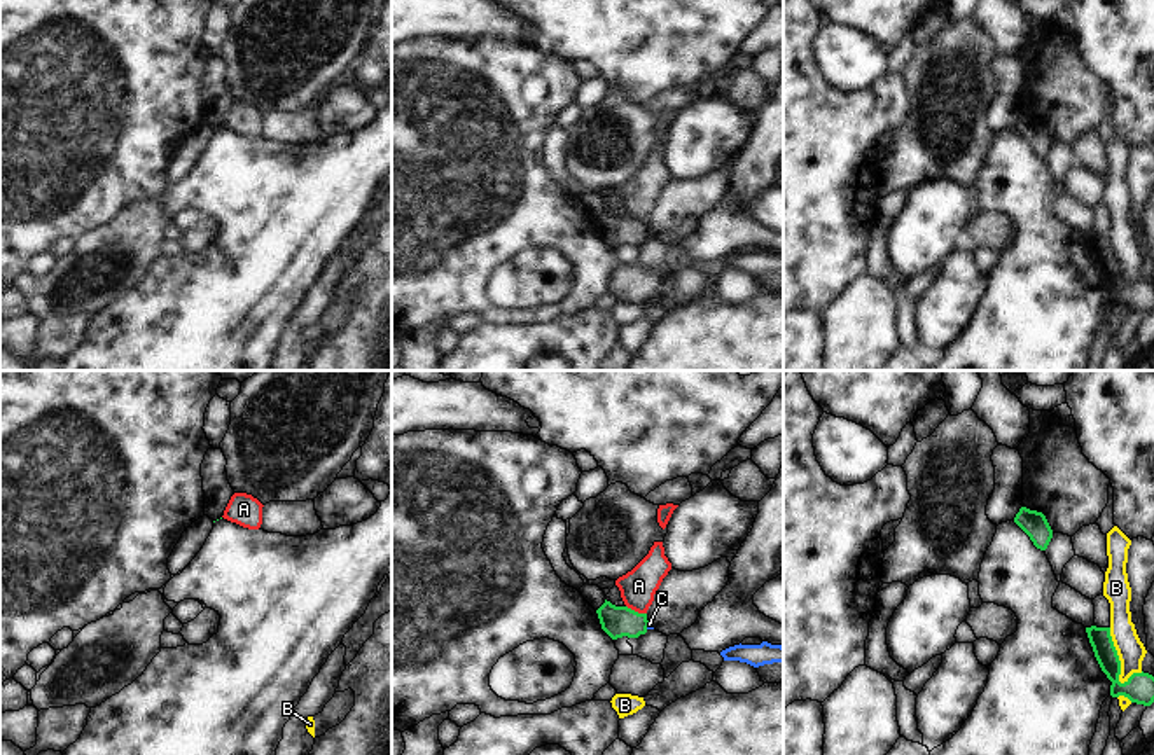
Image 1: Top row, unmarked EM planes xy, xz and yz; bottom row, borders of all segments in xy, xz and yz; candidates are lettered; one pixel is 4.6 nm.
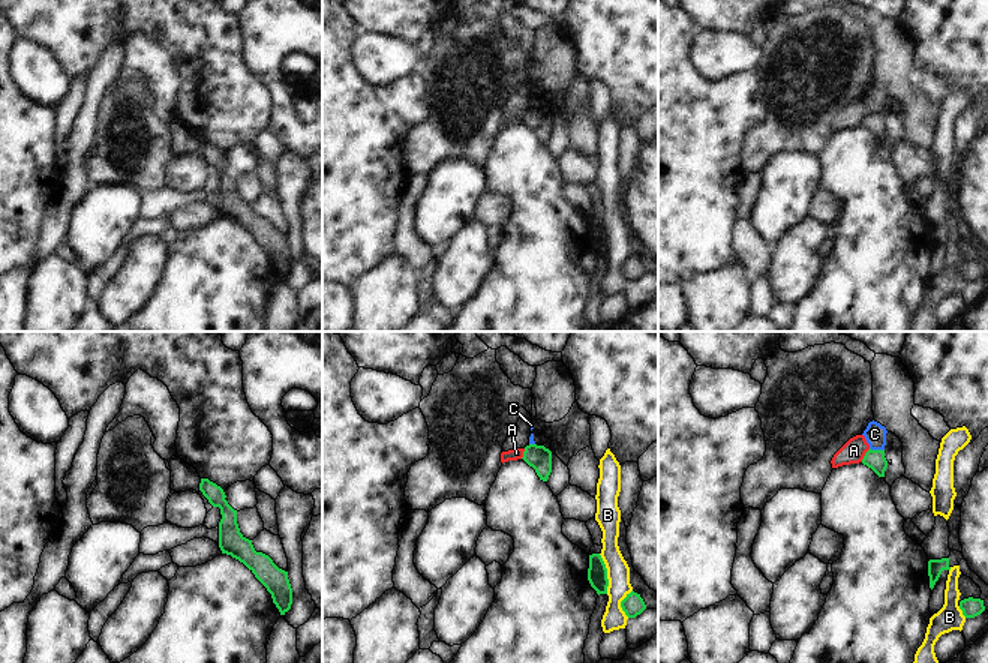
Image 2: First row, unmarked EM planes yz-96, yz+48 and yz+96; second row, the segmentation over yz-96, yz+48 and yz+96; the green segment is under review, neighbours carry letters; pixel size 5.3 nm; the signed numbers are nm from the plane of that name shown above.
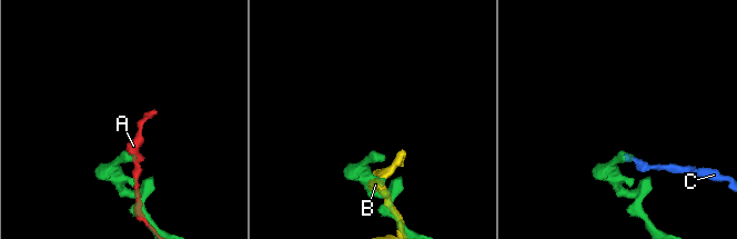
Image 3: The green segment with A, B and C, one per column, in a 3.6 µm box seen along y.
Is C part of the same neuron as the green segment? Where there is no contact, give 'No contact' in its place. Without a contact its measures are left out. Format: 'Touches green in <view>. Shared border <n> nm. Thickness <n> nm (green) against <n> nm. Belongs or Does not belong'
Touches green in xz. Shared border 30 nm. Thickness 140 nm (green) against 20 nm. Does not belong

